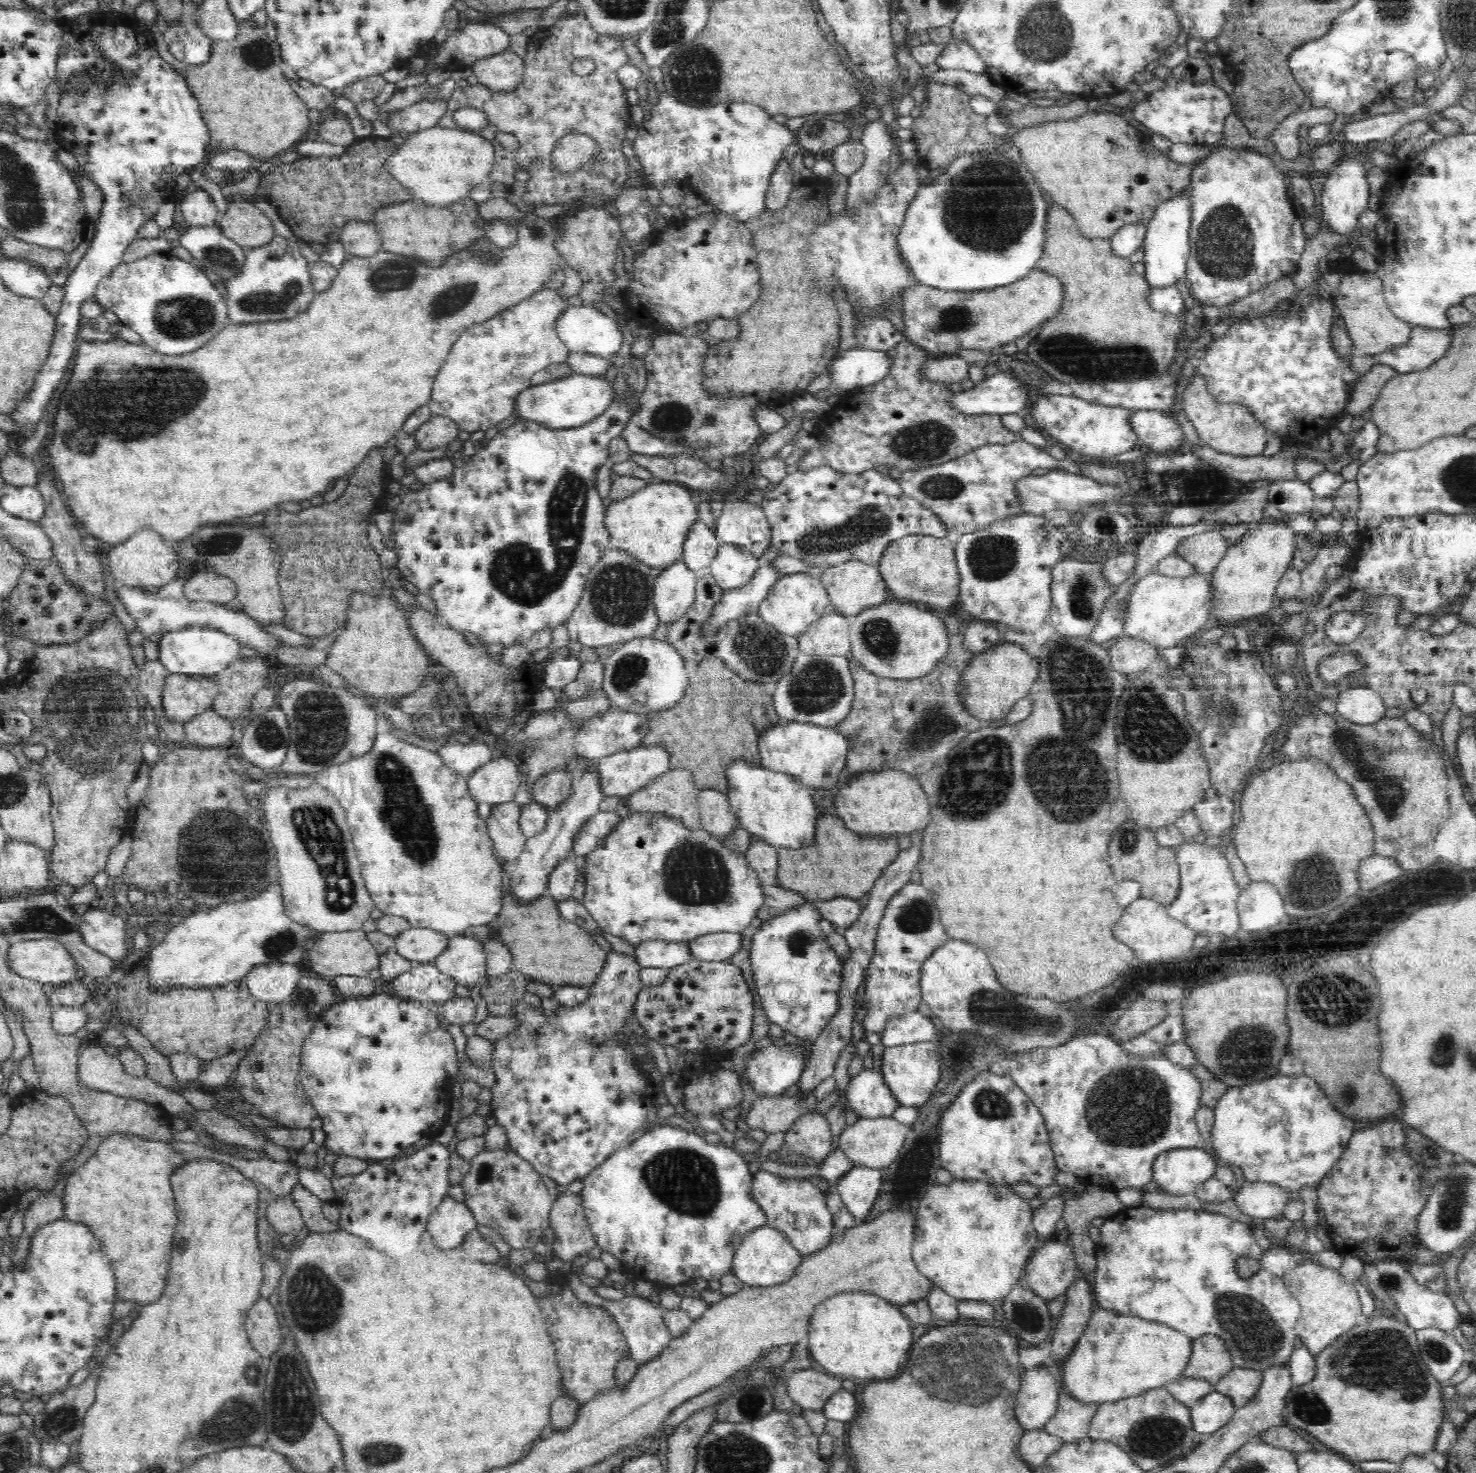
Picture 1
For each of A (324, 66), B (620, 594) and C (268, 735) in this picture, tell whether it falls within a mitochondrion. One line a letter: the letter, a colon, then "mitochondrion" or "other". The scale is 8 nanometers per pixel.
A: other
B: mitochondrion
C: mitochondrion

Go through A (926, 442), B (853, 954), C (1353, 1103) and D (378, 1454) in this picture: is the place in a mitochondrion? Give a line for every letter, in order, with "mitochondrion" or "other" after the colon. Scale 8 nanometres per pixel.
A: mitochondrion
B: other
C: mitochondrion
D: mitochondrion

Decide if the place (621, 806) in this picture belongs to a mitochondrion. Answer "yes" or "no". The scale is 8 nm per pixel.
no

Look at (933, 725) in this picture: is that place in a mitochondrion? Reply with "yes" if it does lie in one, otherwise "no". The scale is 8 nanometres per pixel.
yes

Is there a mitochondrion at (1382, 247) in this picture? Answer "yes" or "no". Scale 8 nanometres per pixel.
no

